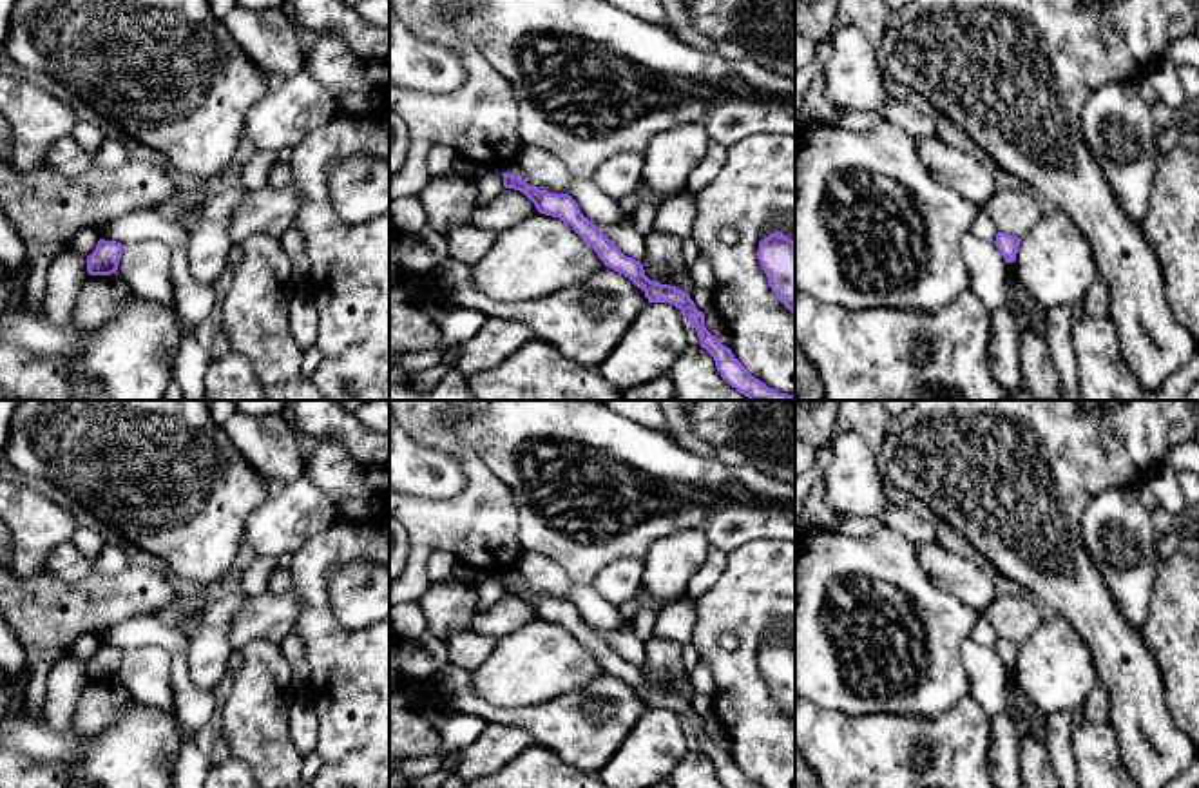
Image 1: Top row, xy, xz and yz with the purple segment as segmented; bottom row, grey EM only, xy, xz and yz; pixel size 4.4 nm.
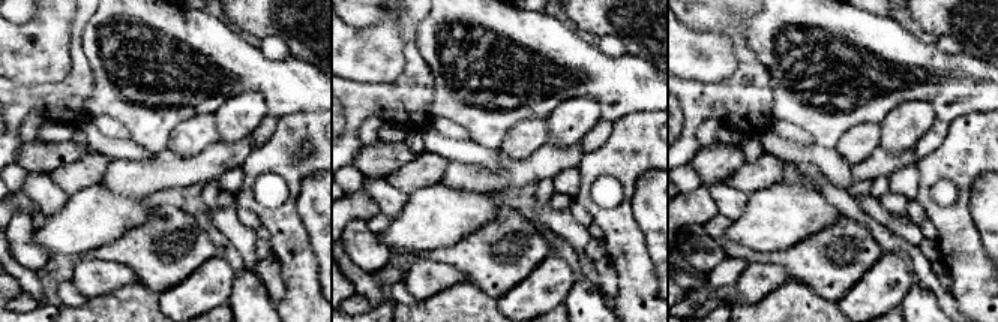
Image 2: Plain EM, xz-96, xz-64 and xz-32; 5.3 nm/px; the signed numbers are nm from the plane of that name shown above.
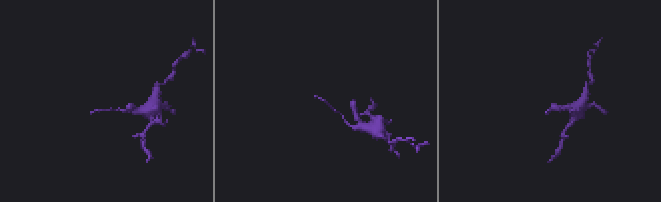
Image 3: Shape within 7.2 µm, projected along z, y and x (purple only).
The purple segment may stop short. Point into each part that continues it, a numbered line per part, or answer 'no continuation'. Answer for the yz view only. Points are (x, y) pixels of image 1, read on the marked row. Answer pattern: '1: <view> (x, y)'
no continuation

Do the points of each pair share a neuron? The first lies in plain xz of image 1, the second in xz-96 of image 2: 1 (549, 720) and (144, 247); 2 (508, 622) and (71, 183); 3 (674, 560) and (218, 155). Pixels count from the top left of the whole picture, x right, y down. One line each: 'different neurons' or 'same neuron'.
1: same neuron
2: same neuron
3: different neurons

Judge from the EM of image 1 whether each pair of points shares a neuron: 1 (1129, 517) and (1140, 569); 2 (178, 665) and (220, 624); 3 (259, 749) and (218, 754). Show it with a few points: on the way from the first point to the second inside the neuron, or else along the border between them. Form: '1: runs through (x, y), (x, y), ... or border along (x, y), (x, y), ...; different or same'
1: runs through (1129, 529), (1131, 557); same
2: border along (185, 654), (189, 676), (203, 689), (212, 691); different
3: border along (220, 732), (232, 756); different

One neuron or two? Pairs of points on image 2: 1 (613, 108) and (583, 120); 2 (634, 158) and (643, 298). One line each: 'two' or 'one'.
1: two
2: one

